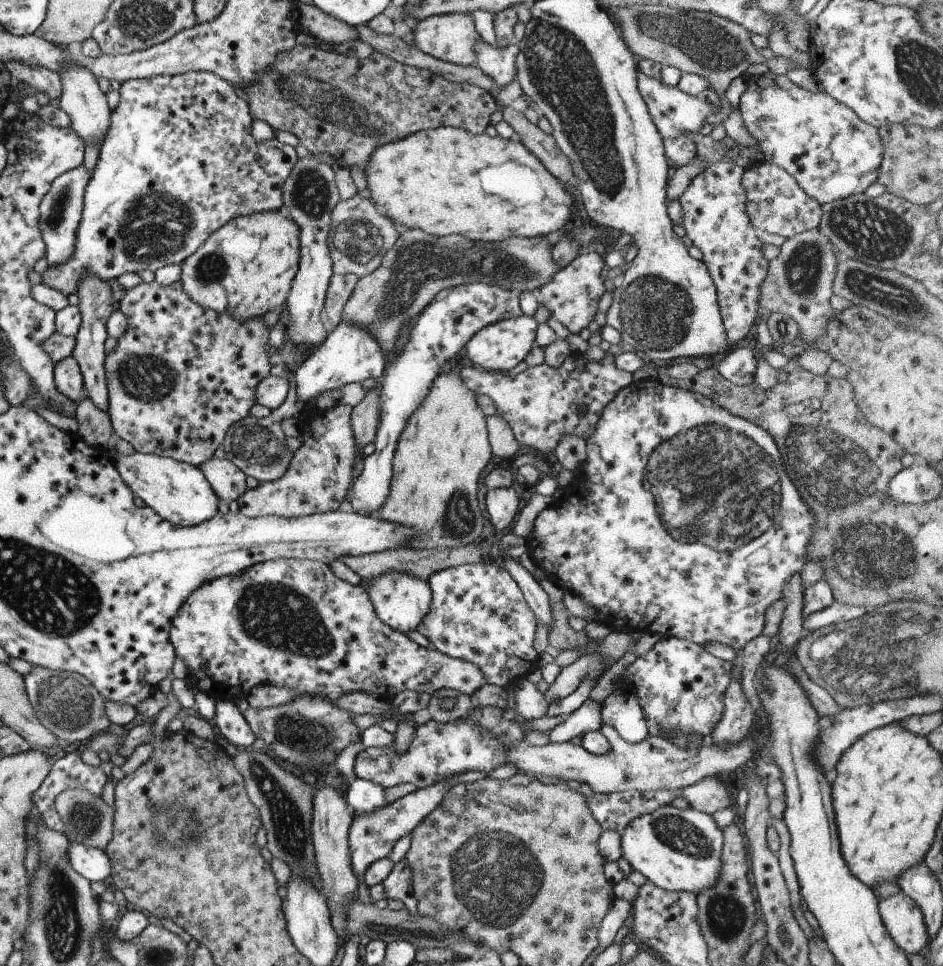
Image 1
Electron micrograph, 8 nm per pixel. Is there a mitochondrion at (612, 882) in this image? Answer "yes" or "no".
no

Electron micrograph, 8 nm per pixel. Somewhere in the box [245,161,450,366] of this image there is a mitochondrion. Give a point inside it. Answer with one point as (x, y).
(358, 238)

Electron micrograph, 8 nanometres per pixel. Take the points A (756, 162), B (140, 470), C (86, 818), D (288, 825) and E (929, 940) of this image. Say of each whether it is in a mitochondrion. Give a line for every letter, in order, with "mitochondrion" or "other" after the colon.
A: other
B: other
C: mitochondrion
D: mitochondrion
E: other

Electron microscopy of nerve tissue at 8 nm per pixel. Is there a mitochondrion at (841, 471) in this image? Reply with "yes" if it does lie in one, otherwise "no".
yes

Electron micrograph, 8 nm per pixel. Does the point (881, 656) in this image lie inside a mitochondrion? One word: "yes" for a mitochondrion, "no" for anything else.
yes

